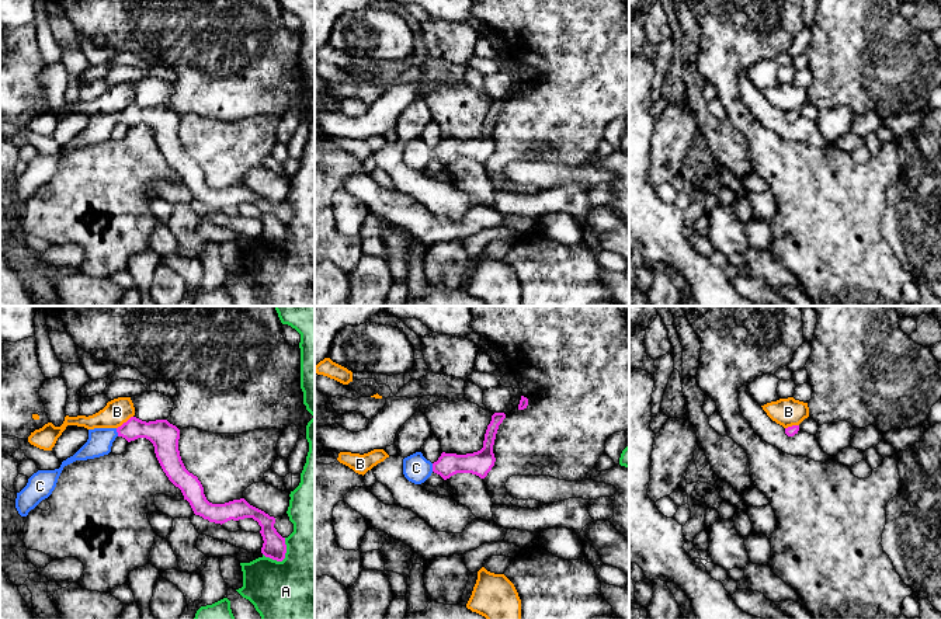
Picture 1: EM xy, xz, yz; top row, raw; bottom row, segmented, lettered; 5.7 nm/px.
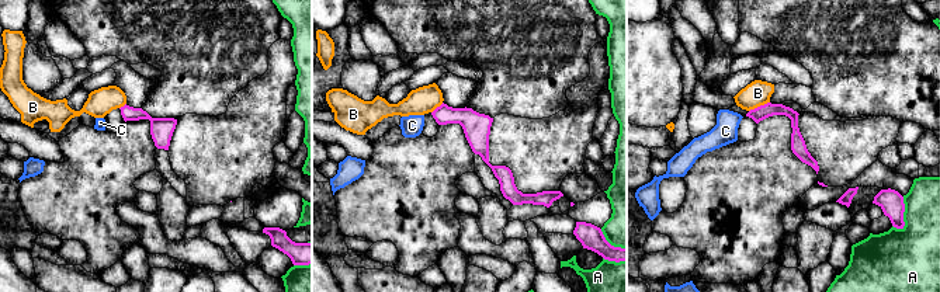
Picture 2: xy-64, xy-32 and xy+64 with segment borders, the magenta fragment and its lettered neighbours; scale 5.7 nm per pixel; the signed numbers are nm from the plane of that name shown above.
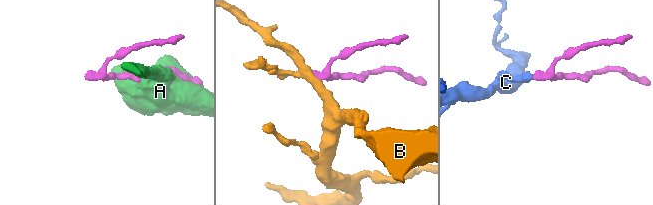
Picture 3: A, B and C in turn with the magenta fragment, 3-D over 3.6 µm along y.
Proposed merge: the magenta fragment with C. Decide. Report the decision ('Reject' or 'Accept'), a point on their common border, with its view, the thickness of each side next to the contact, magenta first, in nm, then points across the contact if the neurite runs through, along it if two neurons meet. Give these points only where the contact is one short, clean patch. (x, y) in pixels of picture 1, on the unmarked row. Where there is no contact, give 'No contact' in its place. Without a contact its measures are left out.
Accept. Touches magenta at xy (117, 117). Thickness 160 nm (magenta) against 140 nm. Path across: xy (160, 118), (117, 117), (100, 125)

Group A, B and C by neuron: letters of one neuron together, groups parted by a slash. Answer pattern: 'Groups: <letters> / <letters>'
Groups: A / B / C

